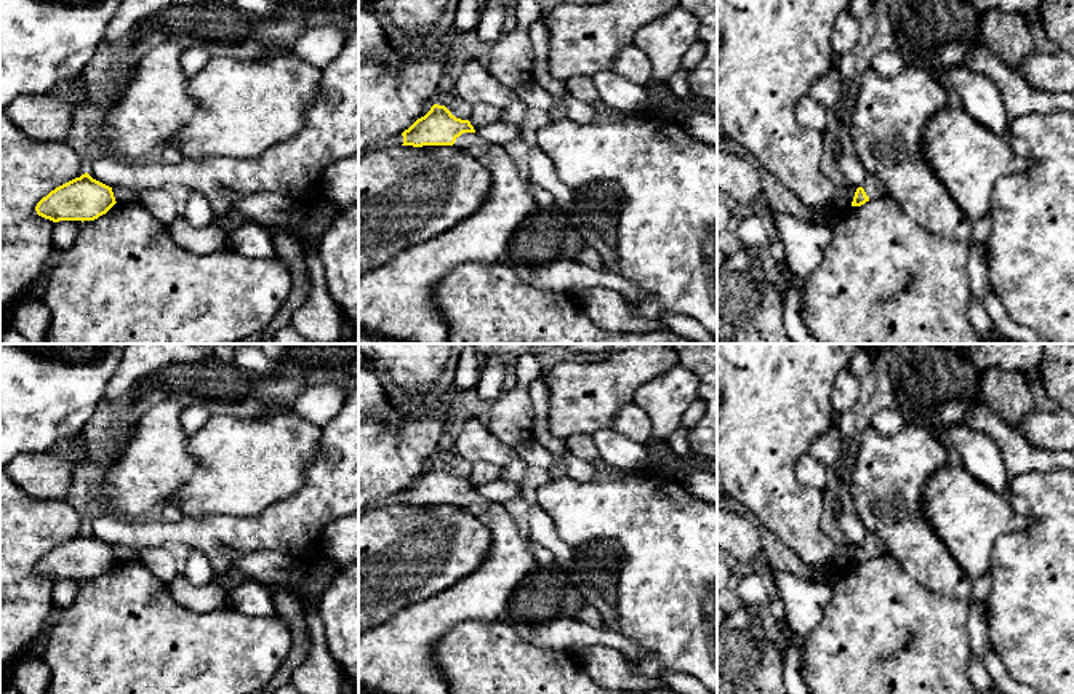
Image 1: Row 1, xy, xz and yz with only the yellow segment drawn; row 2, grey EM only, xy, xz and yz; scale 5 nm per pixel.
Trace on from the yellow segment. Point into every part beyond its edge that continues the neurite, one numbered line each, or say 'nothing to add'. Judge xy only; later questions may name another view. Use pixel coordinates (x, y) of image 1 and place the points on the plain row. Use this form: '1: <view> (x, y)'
nothing to add

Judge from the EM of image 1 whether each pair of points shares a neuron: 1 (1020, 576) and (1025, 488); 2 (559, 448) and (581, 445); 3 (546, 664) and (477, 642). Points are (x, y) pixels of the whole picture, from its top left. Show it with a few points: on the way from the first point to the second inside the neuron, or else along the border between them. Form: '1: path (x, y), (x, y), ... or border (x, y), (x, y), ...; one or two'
1: path (1042, 554), (1049, 547), (1047, 510); one
2: border (562, 440), (569, 451); two
3: path (528, 664), (500, 664), (495, 659); one

